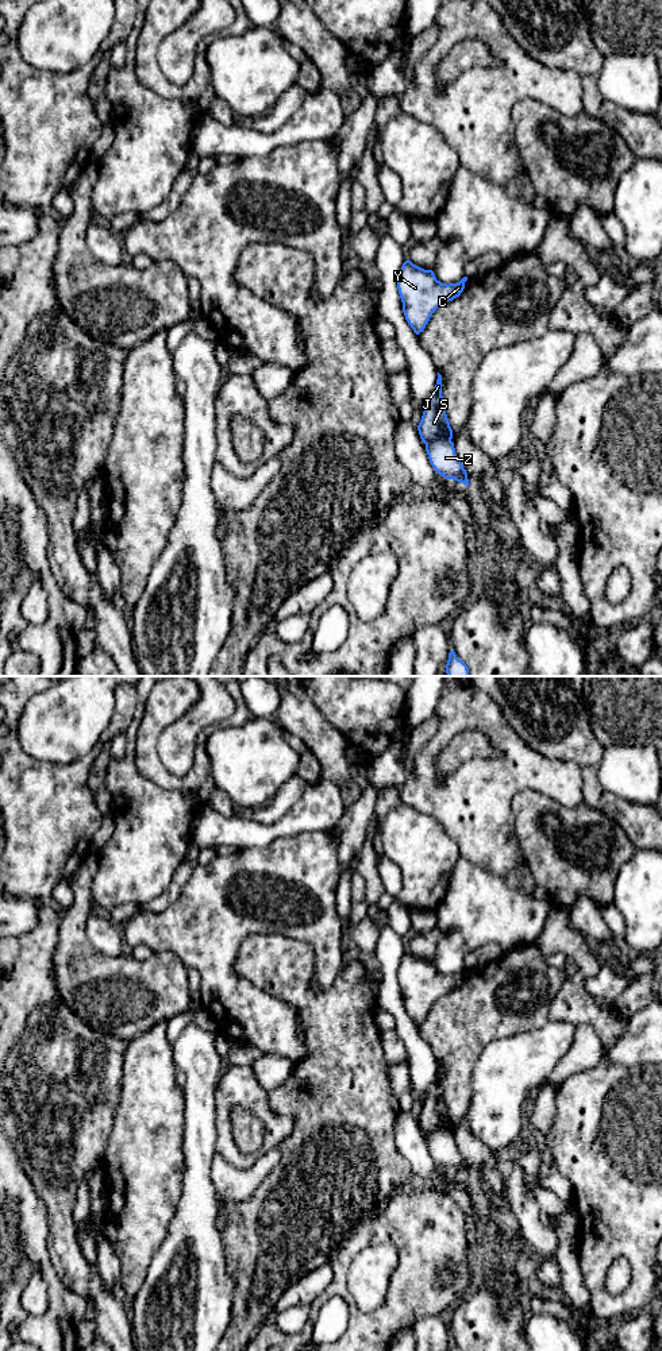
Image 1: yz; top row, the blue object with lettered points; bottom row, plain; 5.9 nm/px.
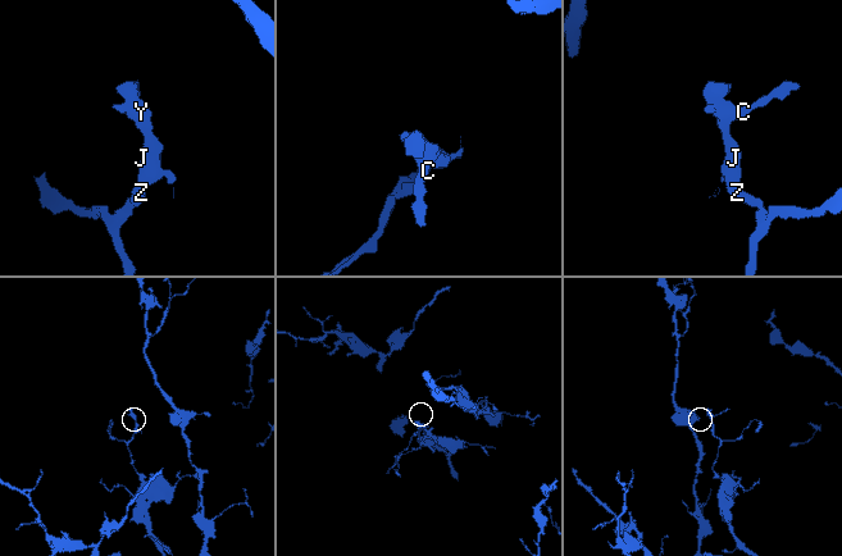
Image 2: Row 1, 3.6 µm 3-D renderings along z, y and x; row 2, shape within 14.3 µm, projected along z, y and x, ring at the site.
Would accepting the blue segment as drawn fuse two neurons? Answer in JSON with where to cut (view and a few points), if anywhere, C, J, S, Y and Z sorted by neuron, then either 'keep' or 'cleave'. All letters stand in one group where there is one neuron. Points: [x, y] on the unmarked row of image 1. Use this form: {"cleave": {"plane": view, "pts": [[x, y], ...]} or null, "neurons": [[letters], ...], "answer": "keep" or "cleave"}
{"cleave": {"plane": "yz", "pts": [[450, 1130], [437, 1130], [426, 1135]]}, "neurons": [["C", "J", "S", "Y"], ["Z"]], "answer": "cleave"}

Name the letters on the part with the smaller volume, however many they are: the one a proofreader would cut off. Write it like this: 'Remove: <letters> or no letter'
Remove: C, J, S, Y

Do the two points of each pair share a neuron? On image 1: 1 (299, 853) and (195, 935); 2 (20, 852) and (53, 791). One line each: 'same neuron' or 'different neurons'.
1: same neuron
2: same neuron

